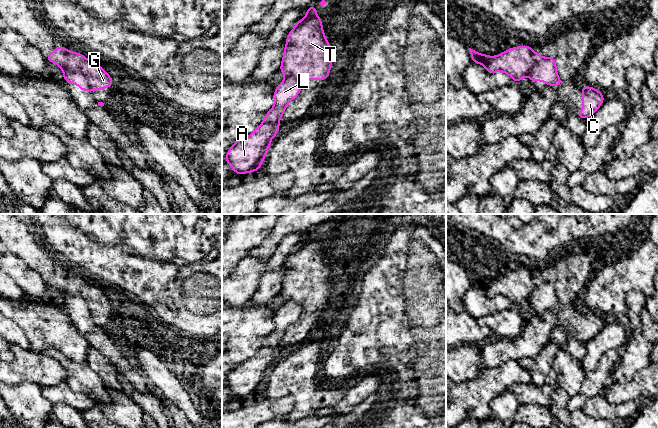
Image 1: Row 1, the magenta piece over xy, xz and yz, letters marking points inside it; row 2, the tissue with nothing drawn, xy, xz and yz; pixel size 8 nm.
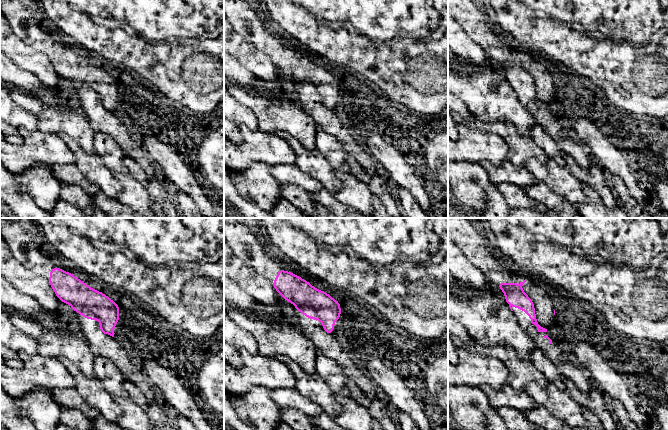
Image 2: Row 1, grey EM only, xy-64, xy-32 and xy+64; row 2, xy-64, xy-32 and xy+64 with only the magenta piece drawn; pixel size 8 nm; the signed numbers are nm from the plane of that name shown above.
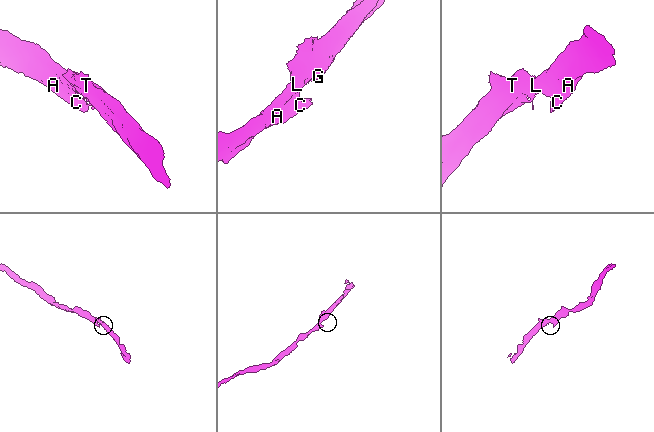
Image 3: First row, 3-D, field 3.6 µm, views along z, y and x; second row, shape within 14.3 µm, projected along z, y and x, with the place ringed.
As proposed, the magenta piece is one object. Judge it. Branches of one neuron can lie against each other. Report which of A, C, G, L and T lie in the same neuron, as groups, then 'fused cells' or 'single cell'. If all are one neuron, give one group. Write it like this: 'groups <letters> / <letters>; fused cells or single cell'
groups A C L / G T; fused cells

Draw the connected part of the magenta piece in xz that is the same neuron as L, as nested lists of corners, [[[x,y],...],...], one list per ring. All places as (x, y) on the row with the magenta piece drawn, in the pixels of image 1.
[[[293,76],[286,77],[276,86],[274,106],[264,116],[263,122],[252,134],[234,141],[228,149],[224,160],[237,175],[261,169],[272,138],[279,134],[279,122],[287,105],[299,95],[302,88],[303,81]]]

